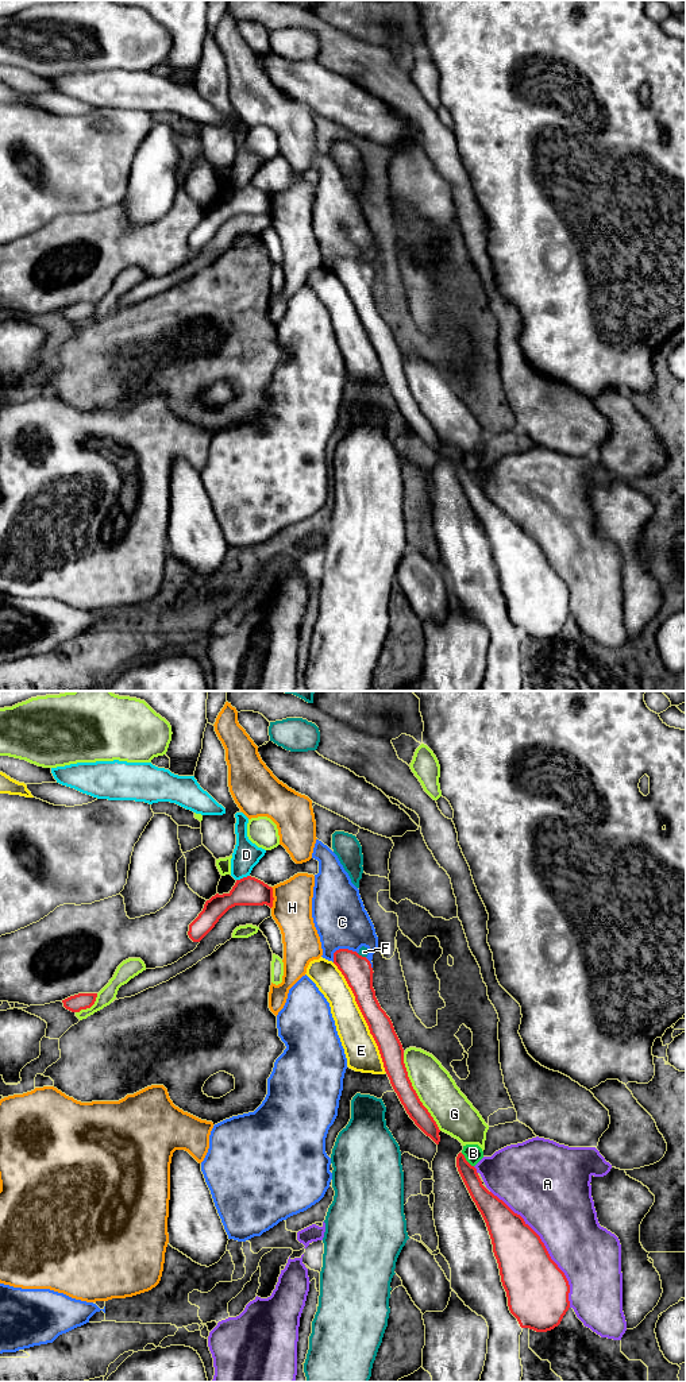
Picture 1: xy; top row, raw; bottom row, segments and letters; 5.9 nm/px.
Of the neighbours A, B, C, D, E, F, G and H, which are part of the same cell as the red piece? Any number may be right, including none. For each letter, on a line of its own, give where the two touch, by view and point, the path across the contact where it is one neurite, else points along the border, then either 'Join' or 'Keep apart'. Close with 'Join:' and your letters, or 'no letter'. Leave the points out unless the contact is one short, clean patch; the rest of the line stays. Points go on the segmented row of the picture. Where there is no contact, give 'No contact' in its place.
A: Touches red at xy (544, 1247). Keep apart
B: Touches red at xy (465, 1159). Keep apart
C: Touches red at xy (340, 949). Keep apart
D: Touches red at xy (243, 877). Keep apart
E: Touches red at xy (363, 1016). Keep apart
F: Touches red at xy (361, 956). Keep apart
G: Touches red at xy (415, 1092). Keep apart
H: Touches red at xy (273, 898). Boundary: xy (270, 887), (272, 907). Keep apart
Join: no letter

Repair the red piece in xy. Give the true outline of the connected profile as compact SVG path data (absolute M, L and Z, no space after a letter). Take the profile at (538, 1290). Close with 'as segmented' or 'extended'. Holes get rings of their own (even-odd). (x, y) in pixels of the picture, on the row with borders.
M462 1153L456 1167L486 1223L510 1313L521 1328L554 1329L570 1308L564 1273L524 1219L482 1185Z | as segmented

